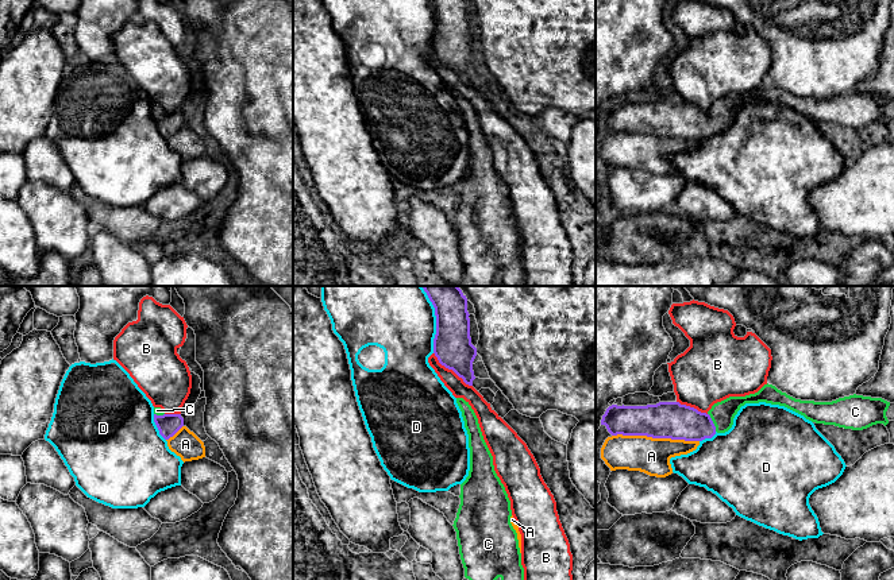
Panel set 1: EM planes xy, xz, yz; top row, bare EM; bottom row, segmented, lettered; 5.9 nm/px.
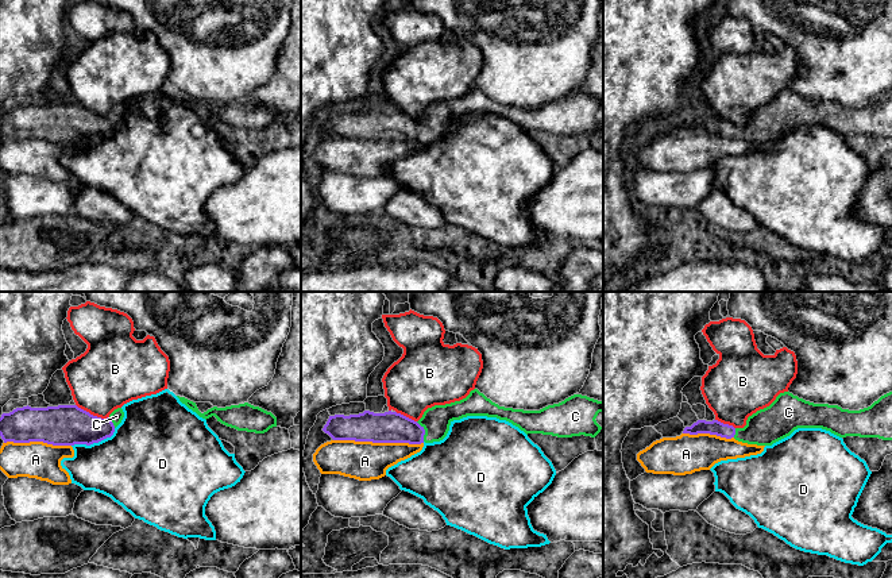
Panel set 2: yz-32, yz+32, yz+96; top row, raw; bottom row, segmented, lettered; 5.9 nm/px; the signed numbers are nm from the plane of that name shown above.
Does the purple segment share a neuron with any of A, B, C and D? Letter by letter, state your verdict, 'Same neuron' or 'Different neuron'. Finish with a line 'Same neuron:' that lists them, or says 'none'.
A: Different neuron
B: Different neuron
C: Same neuron
D: Different neuron
Same neuron: C

